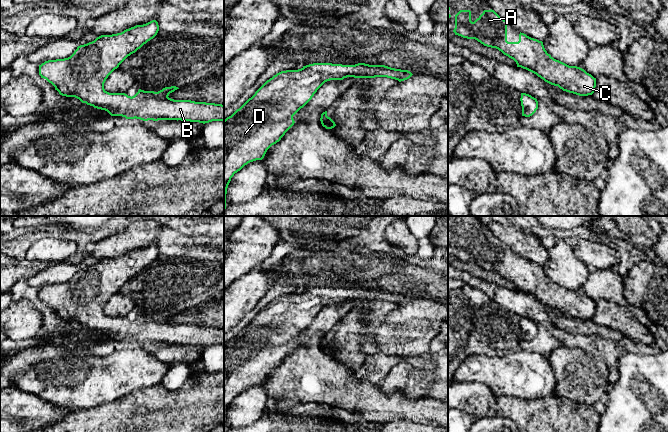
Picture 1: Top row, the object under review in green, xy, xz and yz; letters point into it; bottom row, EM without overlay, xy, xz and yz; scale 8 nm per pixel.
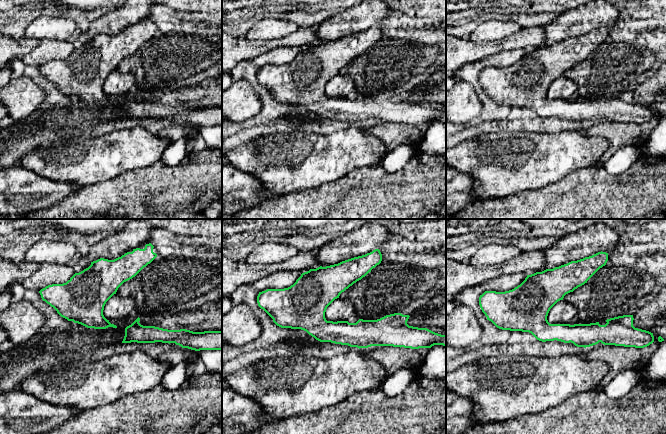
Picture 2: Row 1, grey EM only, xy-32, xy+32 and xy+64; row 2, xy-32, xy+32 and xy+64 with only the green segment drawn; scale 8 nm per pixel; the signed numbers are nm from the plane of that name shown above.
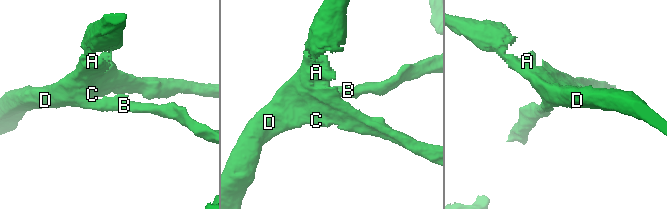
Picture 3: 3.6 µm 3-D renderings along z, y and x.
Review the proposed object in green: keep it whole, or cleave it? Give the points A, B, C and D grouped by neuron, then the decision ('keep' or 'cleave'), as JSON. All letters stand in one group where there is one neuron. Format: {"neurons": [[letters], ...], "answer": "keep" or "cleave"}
{"neurons": [["A", "B", "C", "D"]], "answer": "keep"}

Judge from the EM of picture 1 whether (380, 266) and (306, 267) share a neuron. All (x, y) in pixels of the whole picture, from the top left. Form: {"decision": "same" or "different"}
{"decision": "same"}

